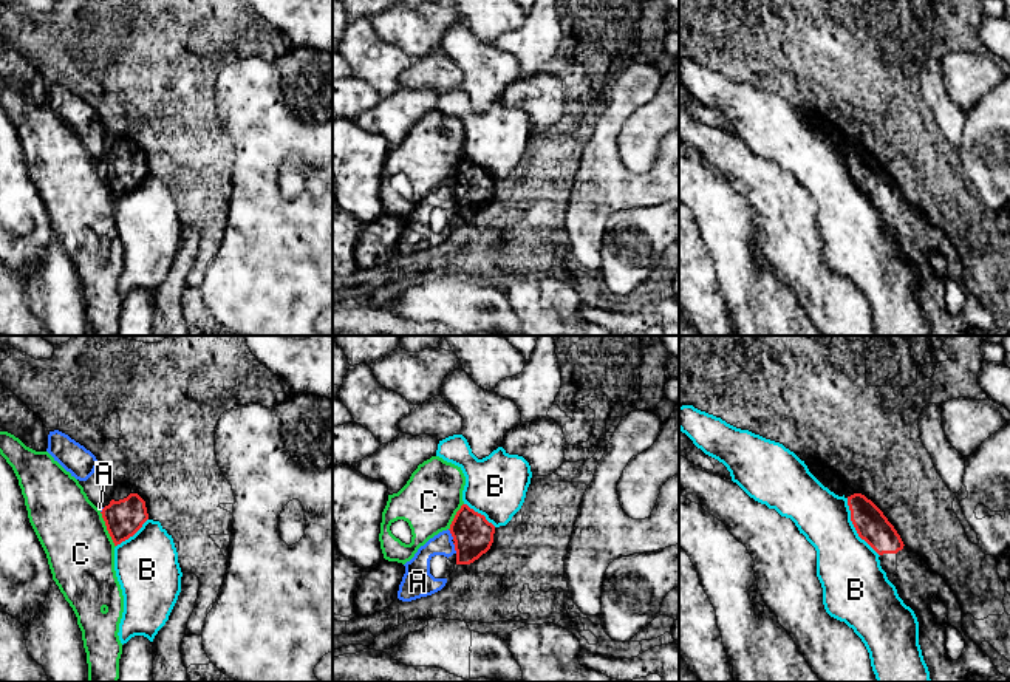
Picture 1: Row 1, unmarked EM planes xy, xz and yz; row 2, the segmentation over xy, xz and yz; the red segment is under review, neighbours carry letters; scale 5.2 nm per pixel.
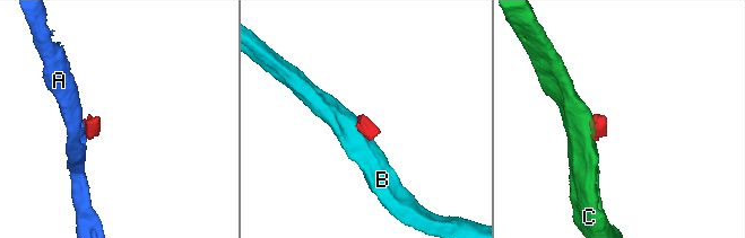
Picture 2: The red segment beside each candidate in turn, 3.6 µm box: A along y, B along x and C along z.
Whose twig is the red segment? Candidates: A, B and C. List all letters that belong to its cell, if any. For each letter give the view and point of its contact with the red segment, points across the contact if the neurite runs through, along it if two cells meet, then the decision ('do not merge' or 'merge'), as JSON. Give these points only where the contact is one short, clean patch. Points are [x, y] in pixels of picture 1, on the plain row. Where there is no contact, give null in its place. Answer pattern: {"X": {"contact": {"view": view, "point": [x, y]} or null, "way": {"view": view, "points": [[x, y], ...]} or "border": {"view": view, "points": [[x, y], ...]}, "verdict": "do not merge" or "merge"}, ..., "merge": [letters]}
{"A": {"contact": {"view": "xz", "point": [450, 186]}, "border": {"view": "xz", "points": [[447, 183], [453, 192]]}, "verdict": "do not merge"}, "B": {"contact": {"view": "yz", "point": [854, 180]}, "border": {"view": "yz", "points": [[846, 152], [849, 173], [856, 186], [879, 209]]}, "verdict": "do not merge"}, "C": {"contact": {"view": "xy", "point": [107, 183]}, "border": {"view": "xy", "points": [[99, 166], [115, 200]]}, "verdict": "do not merge"}, "merge": []}

